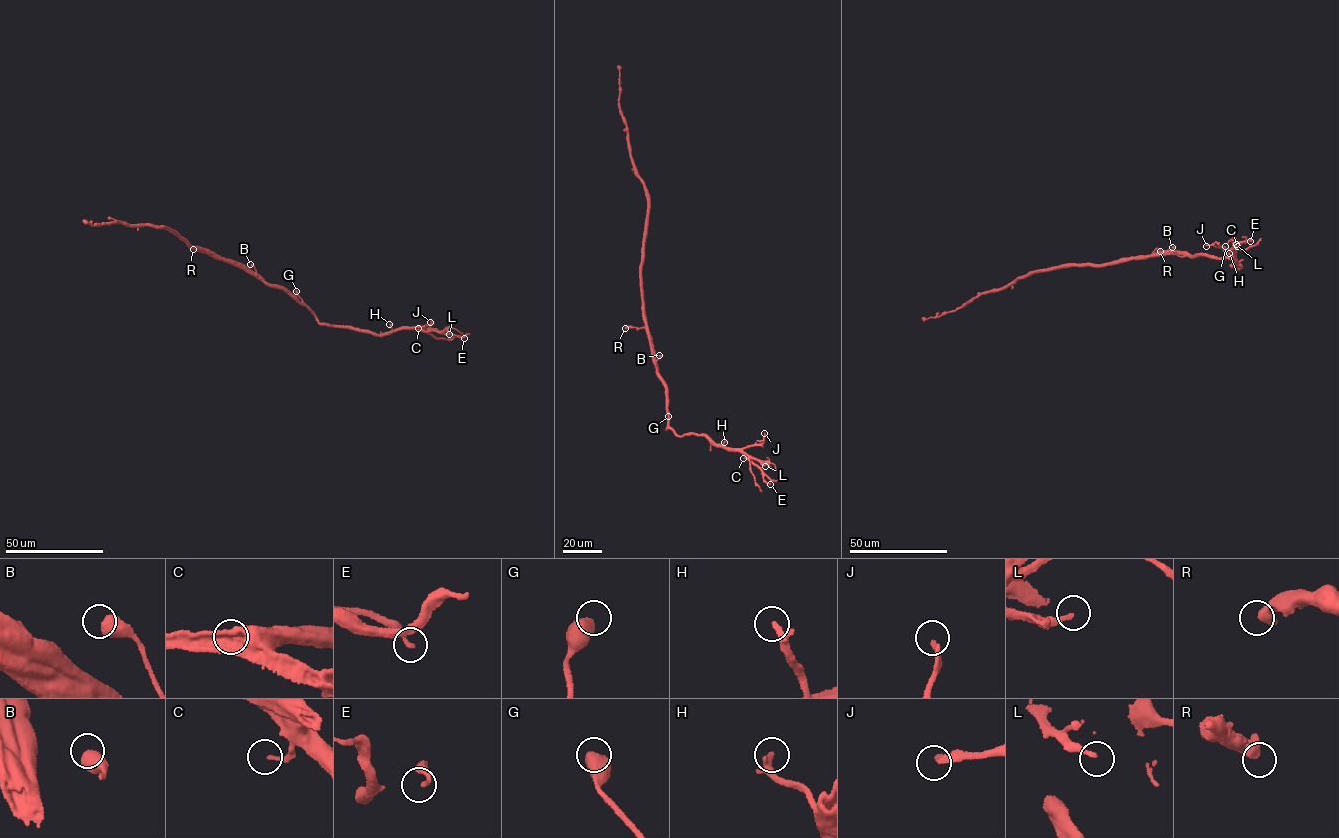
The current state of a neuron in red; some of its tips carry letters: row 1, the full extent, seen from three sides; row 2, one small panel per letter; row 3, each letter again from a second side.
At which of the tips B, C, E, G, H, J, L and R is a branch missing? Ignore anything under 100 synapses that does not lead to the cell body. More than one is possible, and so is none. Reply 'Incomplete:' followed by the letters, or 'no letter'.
Incomplete: no letter

